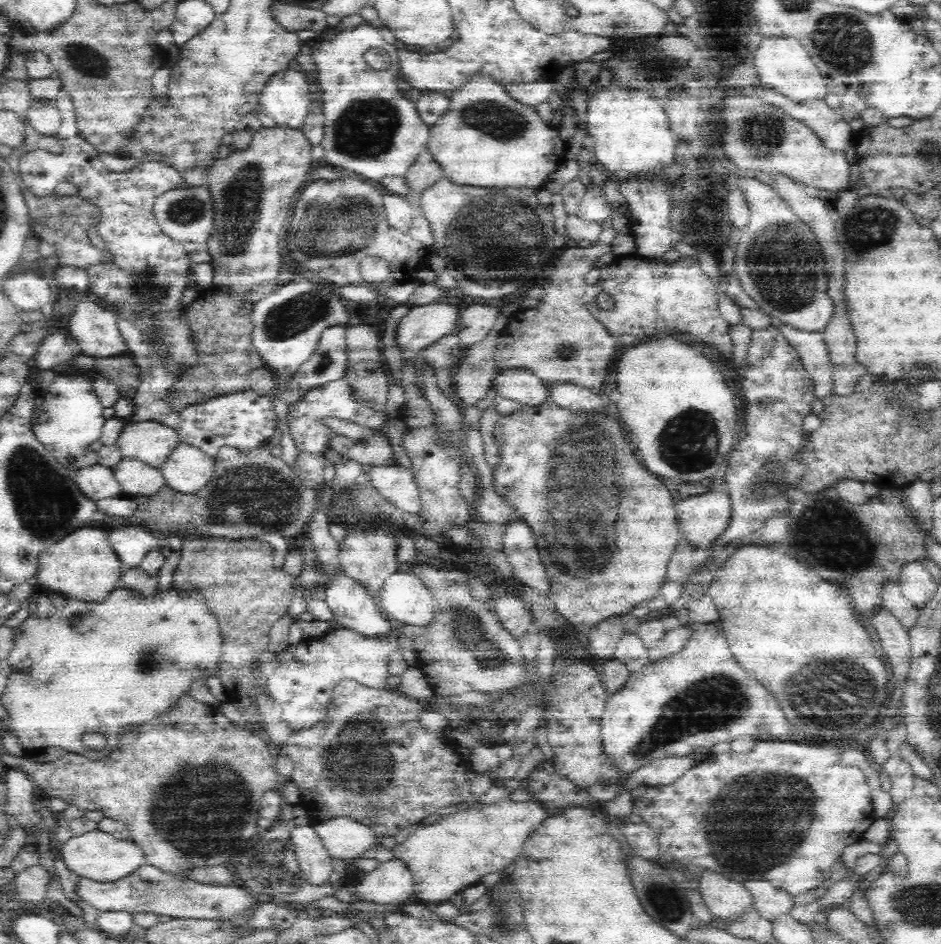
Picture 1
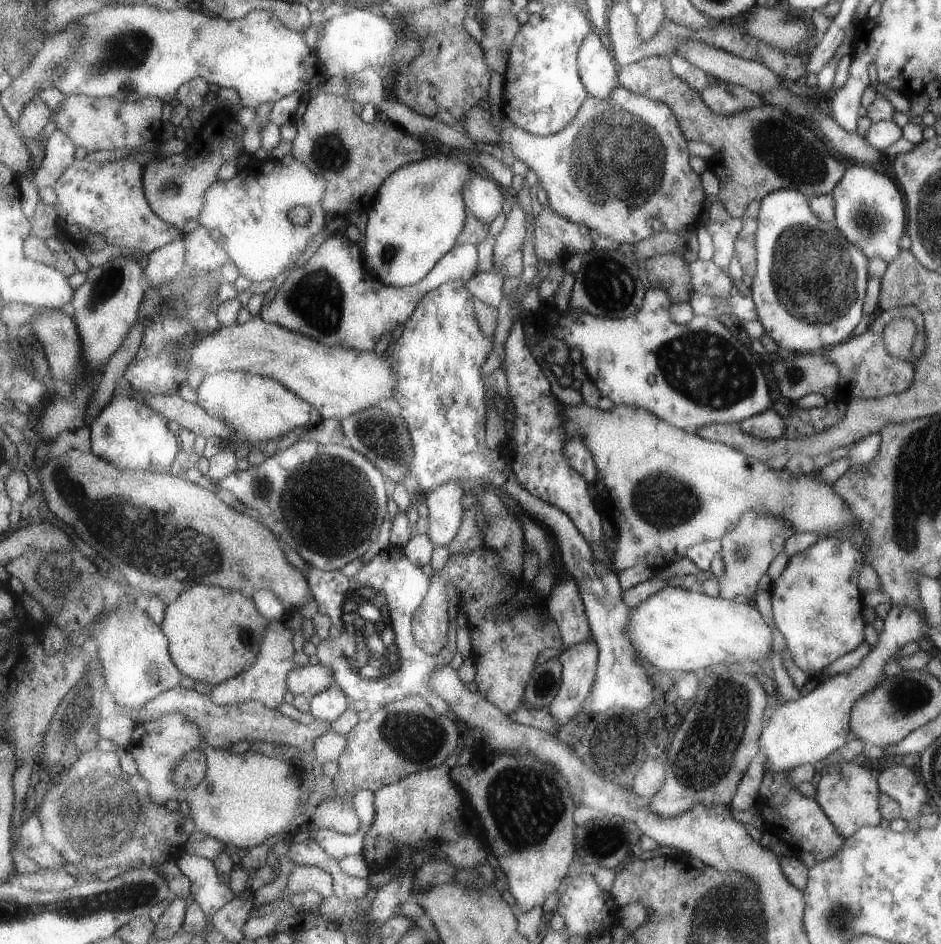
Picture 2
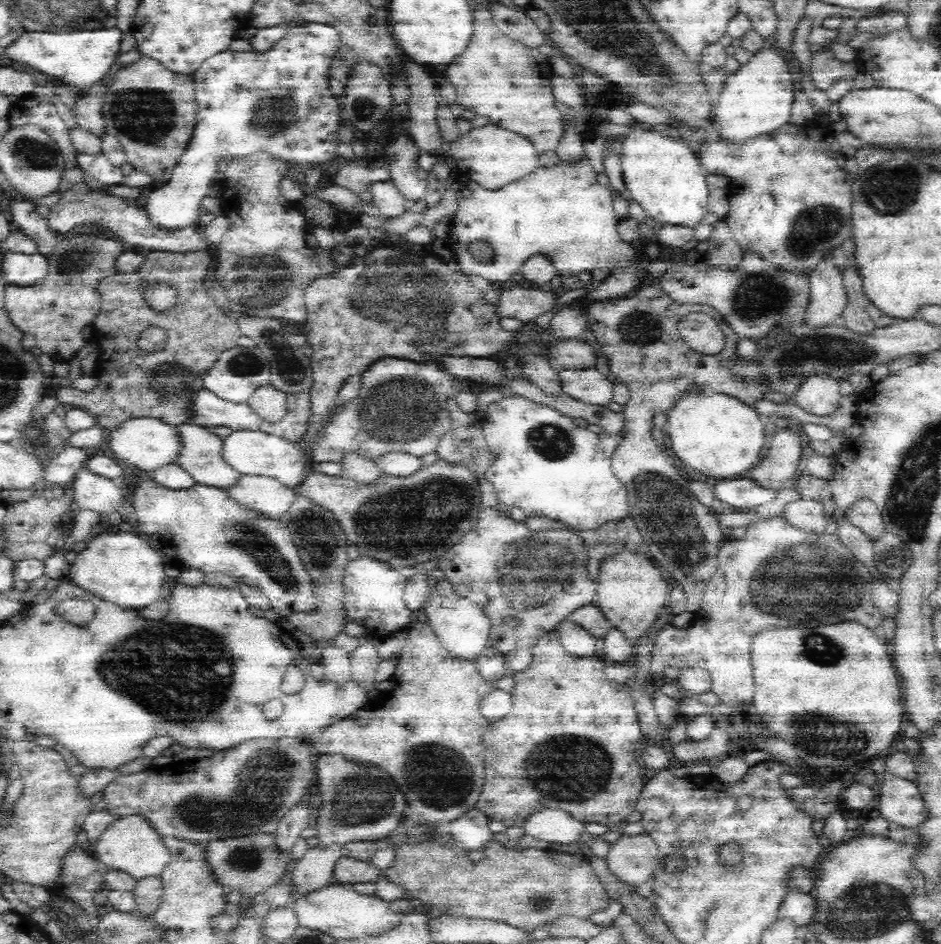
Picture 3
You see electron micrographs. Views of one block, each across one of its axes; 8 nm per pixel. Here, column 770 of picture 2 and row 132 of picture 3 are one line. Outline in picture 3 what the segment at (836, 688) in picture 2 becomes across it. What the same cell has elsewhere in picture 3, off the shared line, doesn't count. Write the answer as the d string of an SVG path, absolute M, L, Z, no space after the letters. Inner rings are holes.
M774 48L758 50L748 64L740 66L736 74L728 74L724 88L718 98L716 110L716 130L714 138L720 138L728 144L744 144L762 134L772 134L790 120L792 102L794 102L796 80L790 74L790 66Z

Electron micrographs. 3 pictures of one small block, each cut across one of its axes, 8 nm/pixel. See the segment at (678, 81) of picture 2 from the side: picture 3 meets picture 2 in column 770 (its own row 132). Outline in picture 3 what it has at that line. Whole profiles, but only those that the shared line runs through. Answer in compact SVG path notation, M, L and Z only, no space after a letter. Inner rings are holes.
M150 56L140 58L114 76L114 82L102 100L102 118L106 134L120 140L128 164L132 164L138 174L144 172L152 176L156 186L166 186L172 182L198 124L194 78L174 74Z

